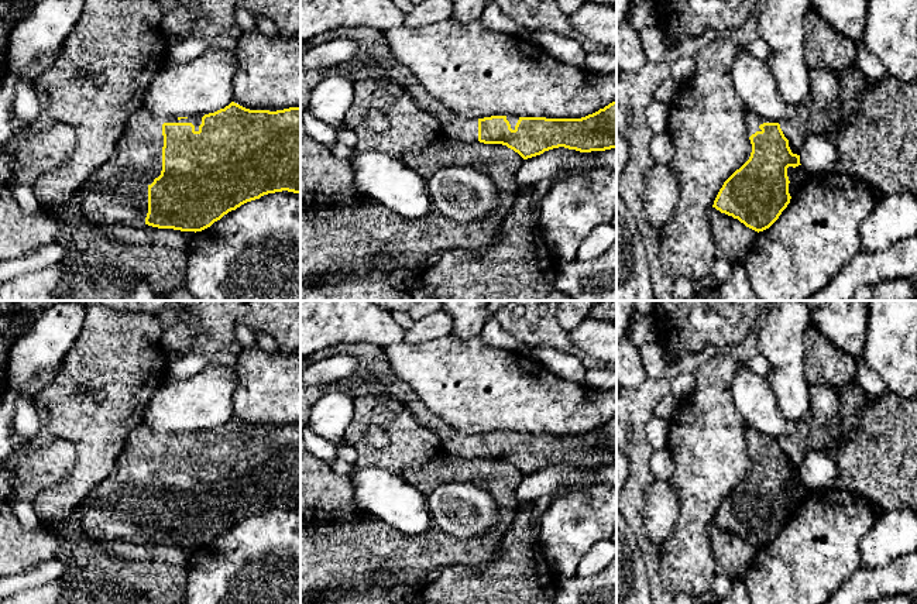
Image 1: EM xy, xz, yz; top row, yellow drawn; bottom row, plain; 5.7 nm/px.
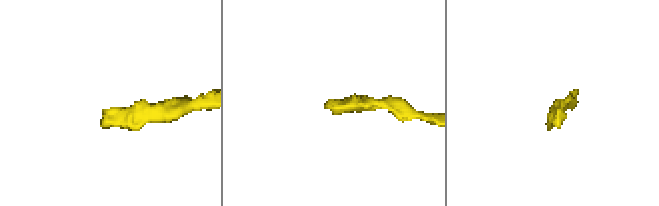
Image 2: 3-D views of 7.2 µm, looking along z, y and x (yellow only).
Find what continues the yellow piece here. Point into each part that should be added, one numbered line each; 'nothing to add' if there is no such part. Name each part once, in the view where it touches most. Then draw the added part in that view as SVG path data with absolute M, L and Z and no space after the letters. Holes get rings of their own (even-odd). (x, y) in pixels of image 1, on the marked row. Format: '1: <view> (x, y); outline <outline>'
1: xy (116, 192); outline M145 107L127 120L116 152L85 181L82 213L89 224L142 227L148 213L148 186L162 171L162 124L192 123L199 131L203 116L161 119Z

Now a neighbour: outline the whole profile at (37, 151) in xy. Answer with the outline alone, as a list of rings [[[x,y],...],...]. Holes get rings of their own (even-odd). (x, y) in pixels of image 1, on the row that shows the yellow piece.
[[[58,123],[47,131],[25,128],[4,145],[17,157],[16,172],[18,185],[32,185],[35,179],[66,162],[76,144],[76,133],[66,124]]]

